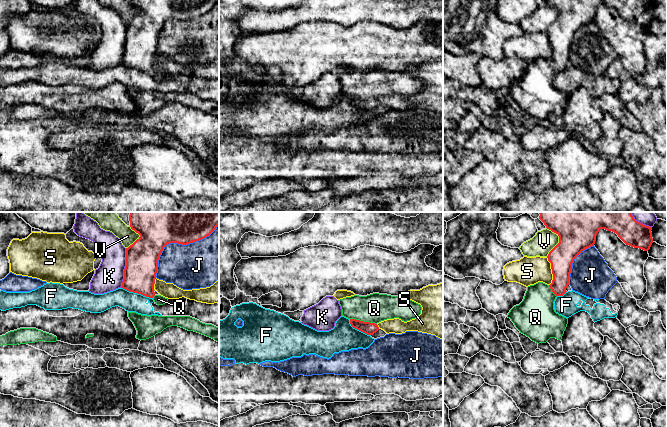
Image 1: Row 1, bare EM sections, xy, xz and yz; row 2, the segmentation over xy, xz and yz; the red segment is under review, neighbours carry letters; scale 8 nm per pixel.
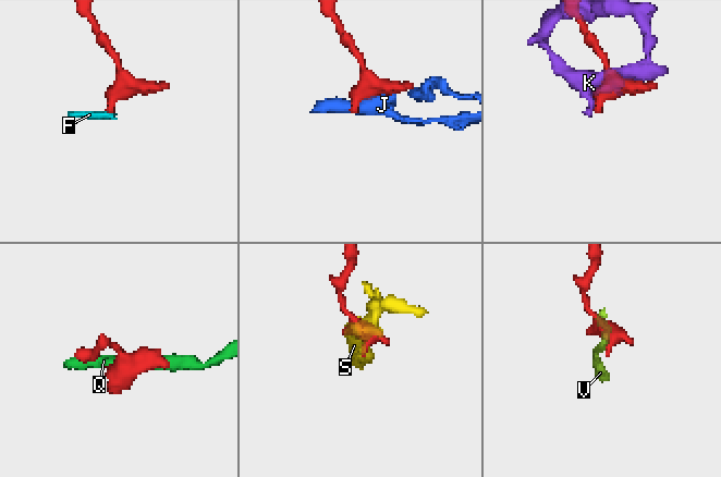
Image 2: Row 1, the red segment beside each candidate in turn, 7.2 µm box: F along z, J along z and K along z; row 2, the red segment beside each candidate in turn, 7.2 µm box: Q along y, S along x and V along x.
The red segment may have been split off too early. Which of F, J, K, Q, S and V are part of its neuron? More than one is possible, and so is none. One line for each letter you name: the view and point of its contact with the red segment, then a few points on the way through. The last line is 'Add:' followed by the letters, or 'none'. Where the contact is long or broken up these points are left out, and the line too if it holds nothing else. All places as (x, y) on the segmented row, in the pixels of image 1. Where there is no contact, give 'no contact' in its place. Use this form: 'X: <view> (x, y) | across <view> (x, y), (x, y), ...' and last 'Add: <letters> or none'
Q: xz (363, 321) | across xz (368, 328), (363, 321), (374, 308)
Add: Q

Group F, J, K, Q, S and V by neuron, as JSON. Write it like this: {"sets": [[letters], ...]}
{"sets": [["F"], ["J"], ["K"], ["Q"], ["S"], ["V"]]}

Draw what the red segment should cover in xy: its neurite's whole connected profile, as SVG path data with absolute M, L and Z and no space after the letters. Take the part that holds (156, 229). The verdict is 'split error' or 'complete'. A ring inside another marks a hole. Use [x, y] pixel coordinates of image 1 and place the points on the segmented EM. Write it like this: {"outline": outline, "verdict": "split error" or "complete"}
{"outline": "M130 212L130 227L140 237L126 248L121 288L152 298L157 305L168 301L154 292L159 257L167 244L187 245L209 236L219 225L219 212Z", "verdict": "split error"}

